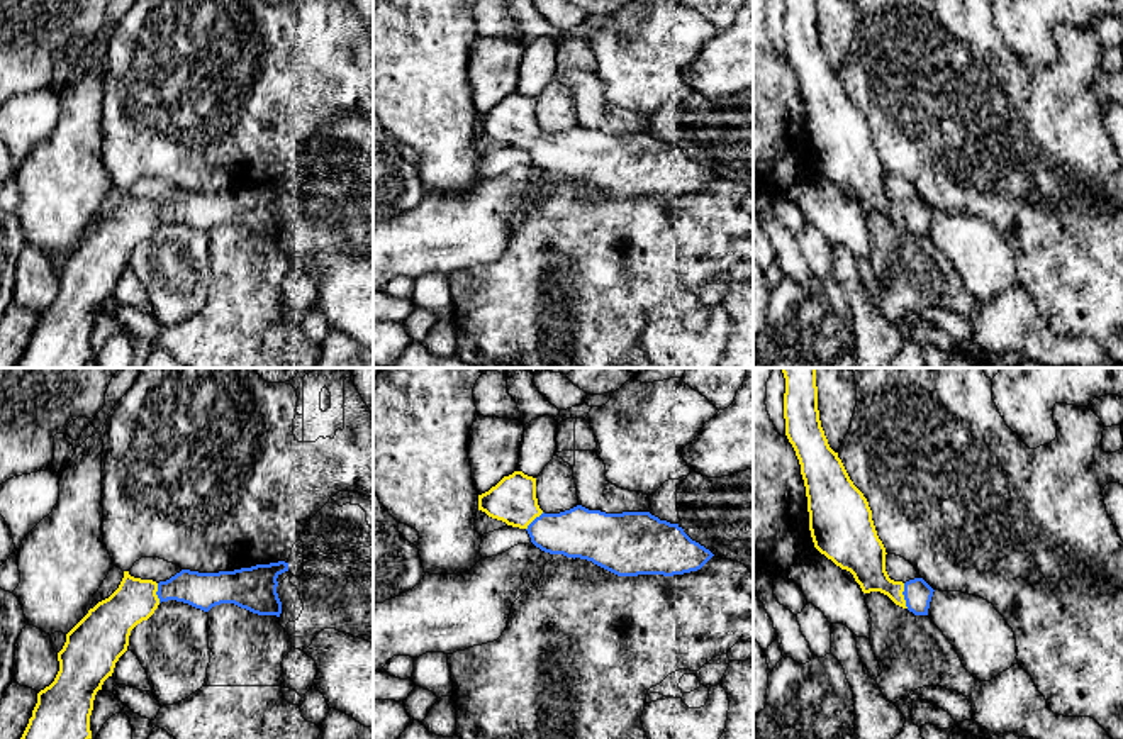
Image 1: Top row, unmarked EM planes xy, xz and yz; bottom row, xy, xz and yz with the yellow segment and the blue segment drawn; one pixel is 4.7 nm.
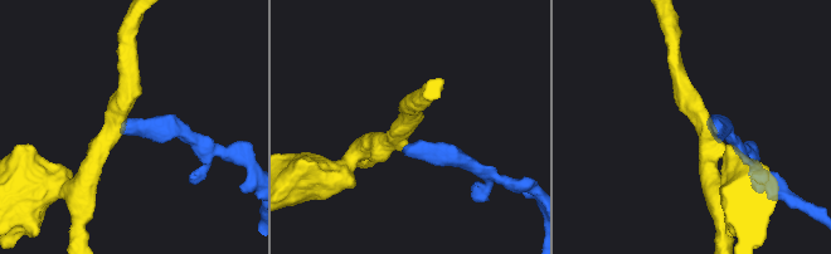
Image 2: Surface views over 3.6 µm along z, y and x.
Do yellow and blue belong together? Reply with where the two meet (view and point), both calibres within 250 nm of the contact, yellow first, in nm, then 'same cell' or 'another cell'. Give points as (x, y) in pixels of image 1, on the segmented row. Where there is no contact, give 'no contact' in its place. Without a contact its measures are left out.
contact yz (903, 595); calibres 190 and 130 nm; same cell

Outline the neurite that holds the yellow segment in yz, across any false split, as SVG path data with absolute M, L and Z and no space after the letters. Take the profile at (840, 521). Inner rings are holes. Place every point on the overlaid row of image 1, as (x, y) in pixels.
M780 368L785 378L784 419L785 436L801 464L806 486L809 531L814 547L841 570L853 575L863 593L880 592L896 605L914 615L928 615L933 588L914 578L906 583L894 581L886 571L886 547L877 536L872 510L863 493L850 480L838 453L835 453L819 420L816 368Z

